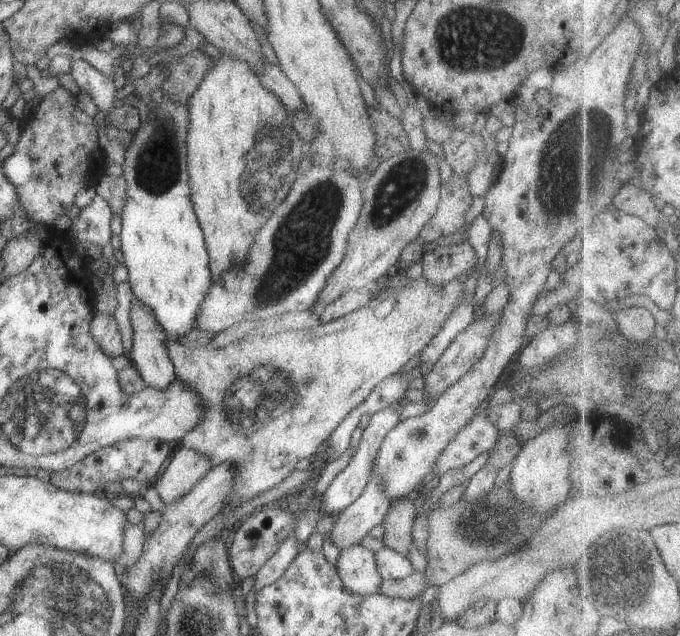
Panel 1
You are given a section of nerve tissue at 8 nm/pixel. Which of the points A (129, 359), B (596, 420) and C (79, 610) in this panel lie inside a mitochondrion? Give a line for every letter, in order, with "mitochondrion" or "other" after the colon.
A: other
B: other
C: mitochondrion

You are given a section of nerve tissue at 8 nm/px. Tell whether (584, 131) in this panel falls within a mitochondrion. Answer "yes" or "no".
yes

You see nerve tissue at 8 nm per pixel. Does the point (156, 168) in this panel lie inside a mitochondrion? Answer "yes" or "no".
yes

